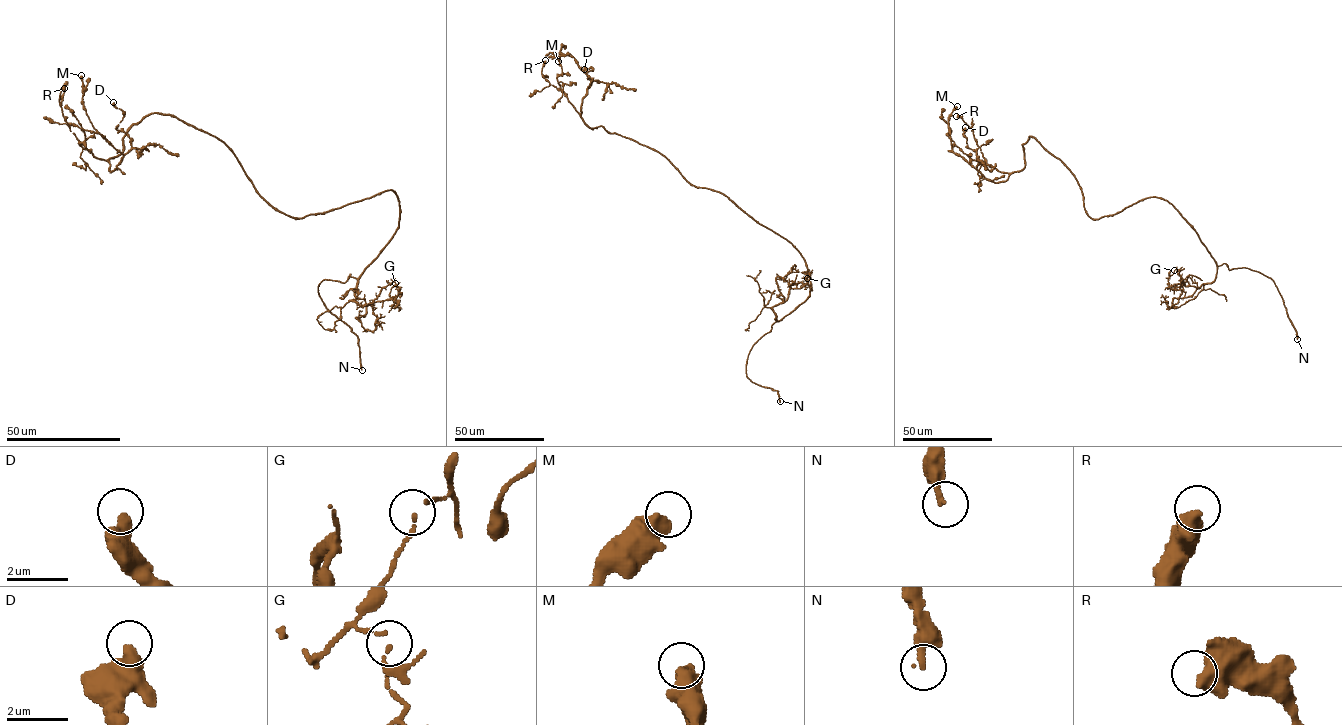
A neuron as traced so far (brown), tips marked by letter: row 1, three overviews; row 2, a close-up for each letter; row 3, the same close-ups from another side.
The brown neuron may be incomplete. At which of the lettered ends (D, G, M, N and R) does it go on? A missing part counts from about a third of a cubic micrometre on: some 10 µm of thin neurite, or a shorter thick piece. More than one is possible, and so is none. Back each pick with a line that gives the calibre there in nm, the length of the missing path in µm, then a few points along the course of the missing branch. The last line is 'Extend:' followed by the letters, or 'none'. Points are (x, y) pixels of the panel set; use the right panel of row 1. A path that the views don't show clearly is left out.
Extend: none

